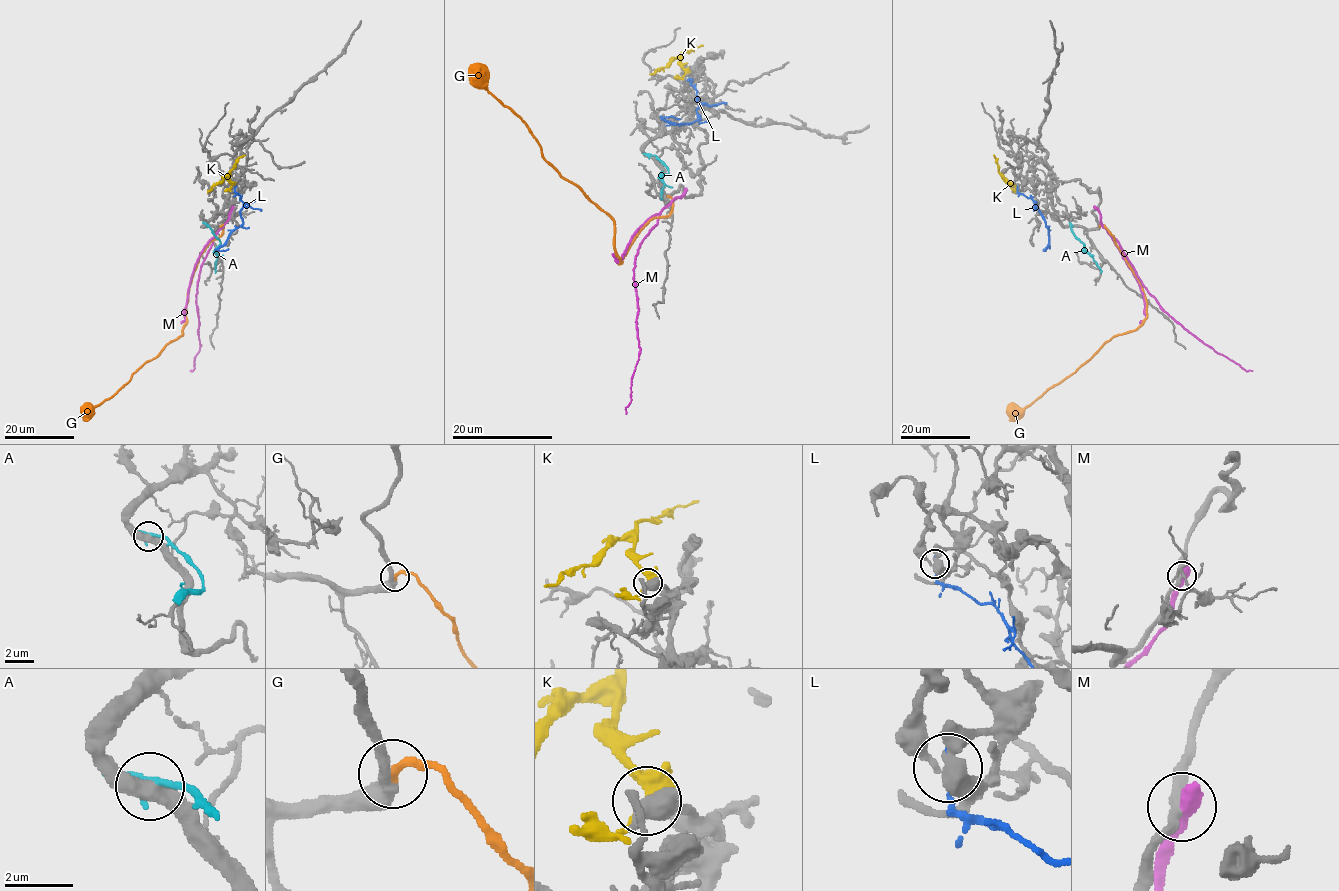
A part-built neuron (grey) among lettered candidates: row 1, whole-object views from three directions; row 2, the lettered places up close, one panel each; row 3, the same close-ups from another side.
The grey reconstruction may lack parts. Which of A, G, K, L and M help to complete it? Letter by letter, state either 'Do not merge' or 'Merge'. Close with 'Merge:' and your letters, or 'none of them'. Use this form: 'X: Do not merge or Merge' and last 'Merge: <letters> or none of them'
A: Do not merge
G: Merge
K: Do not merge
L: Do not merge
M: Do not merge
Merge: G

